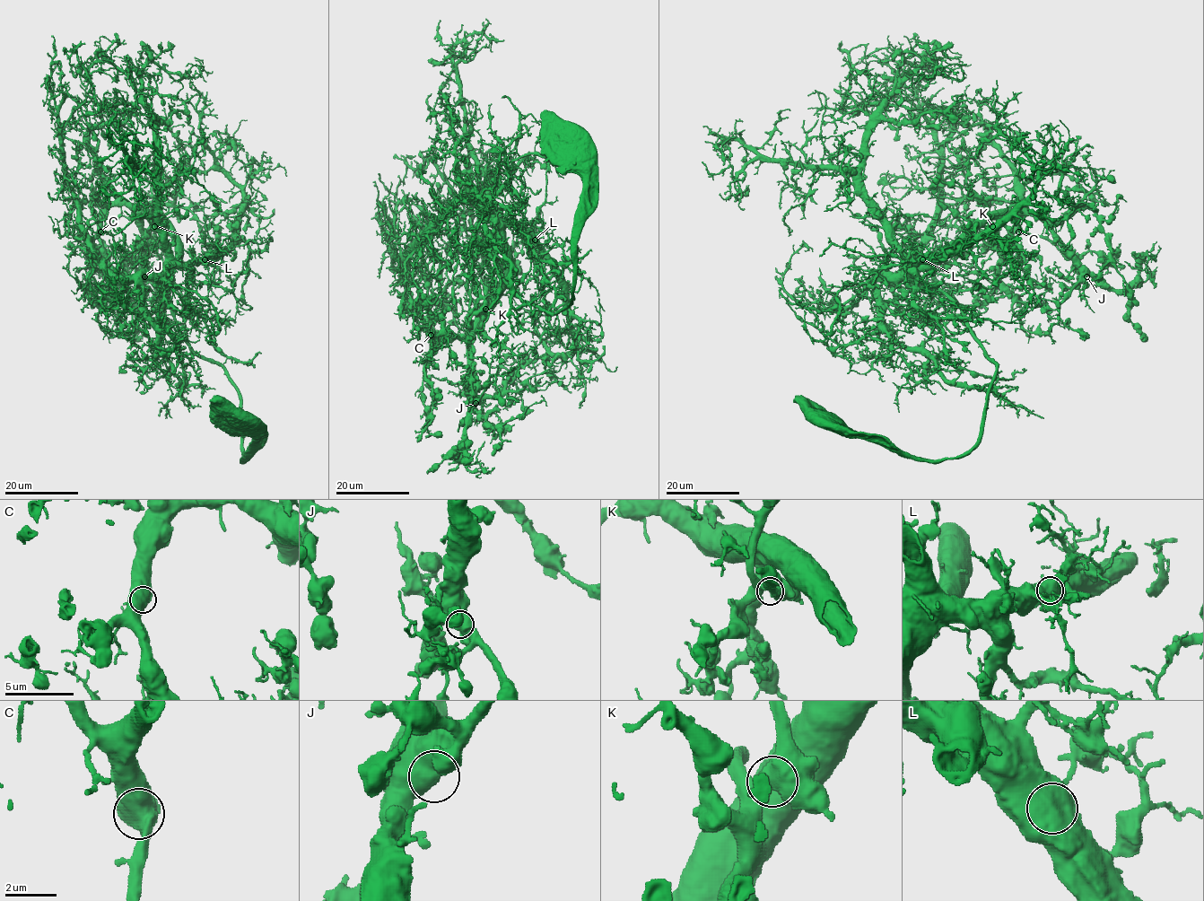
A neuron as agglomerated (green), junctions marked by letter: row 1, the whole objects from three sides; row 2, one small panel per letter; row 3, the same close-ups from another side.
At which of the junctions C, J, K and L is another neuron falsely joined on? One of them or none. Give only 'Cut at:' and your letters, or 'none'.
Cut at: none

